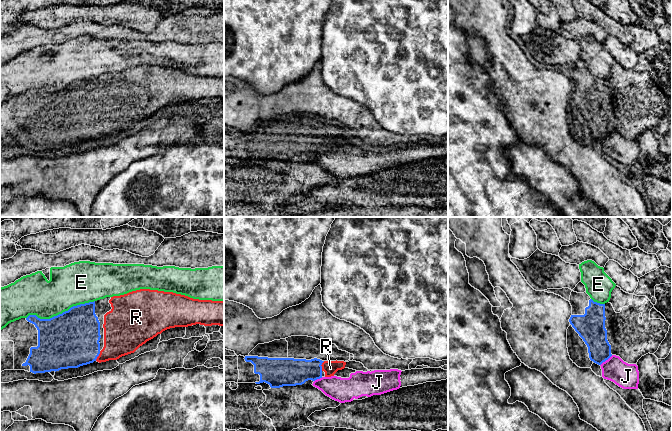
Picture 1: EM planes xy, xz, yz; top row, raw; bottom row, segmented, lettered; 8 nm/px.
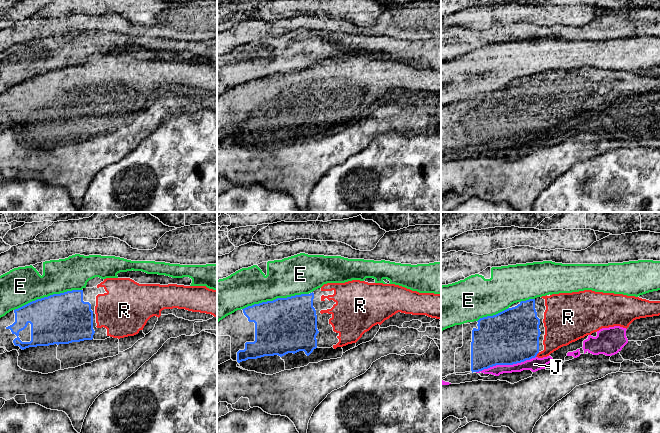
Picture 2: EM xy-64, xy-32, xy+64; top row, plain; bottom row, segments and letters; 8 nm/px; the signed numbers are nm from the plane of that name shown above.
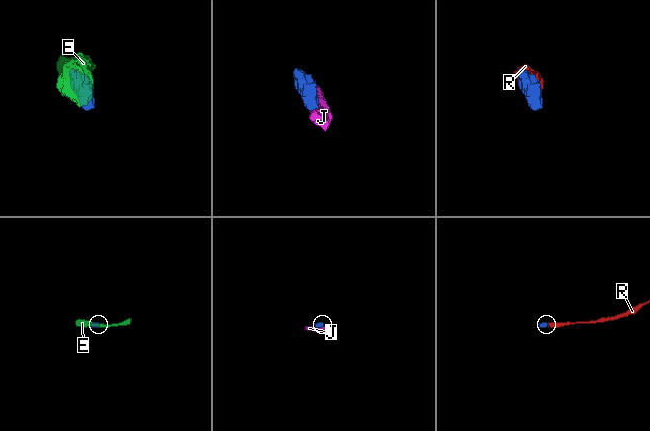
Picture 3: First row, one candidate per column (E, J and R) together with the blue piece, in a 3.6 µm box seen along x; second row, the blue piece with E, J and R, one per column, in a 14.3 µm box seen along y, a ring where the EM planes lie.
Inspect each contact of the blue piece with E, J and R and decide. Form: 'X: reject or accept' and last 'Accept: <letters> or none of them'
E: reject
J: reject
R: accept
Accept: R

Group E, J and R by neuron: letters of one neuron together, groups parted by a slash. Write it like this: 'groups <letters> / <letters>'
groups E / J / R

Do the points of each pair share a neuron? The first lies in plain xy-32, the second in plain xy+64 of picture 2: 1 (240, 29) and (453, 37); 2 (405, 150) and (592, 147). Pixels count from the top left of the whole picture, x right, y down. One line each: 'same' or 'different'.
1: same
2: different

